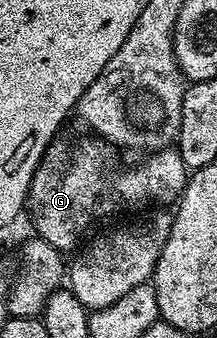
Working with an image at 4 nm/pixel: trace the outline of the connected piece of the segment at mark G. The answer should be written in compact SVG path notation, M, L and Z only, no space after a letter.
M85 136L69 156L69 146L62 140L55 140L46 148L29 189L28 213L33 213L33 226L36 237L43 239L51 248L62 252L76 251L82 245L81 237L96 224L100 218L109 218L116 210L137 210L140 206L161 208L164 202L176 203L185 190L187 168L176 148L158 150L157 153L142 157L134 166L126 170L117 167L114 147L103 138Z

